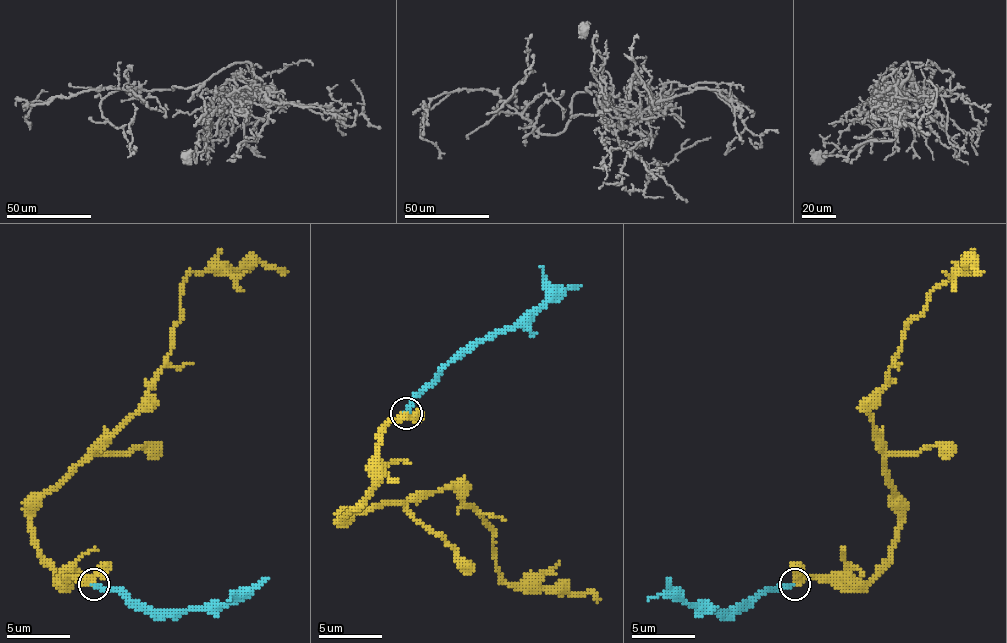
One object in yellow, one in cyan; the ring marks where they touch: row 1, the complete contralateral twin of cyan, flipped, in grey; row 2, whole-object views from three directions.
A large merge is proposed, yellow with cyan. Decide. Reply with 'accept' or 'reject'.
accept

